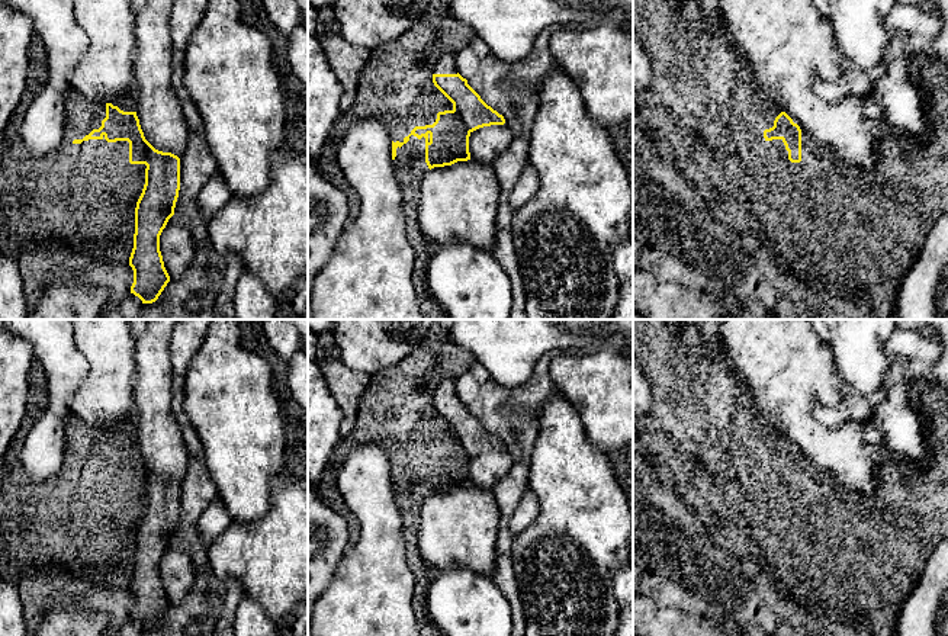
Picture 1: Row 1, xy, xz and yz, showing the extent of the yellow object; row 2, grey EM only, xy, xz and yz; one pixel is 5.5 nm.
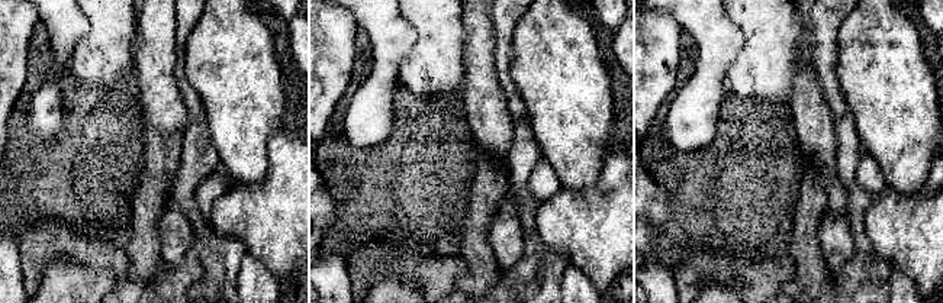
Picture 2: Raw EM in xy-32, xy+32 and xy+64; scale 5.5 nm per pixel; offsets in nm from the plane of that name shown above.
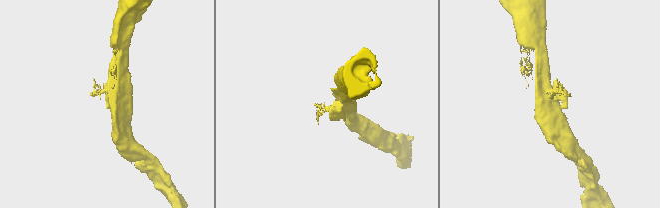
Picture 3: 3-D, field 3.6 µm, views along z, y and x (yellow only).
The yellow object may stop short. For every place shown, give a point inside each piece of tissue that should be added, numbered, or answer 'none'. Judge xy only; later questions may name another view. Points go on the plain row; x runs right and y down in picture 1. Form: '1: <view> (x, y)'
none

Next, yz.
none

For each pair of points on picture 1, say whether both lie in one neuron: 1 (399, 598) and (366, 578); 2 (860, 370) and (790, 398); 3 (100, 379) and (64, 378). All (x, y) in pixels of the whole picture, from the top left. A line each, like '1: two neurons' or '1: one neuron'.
1: one neuron
2: two neurons
3: two neurons

